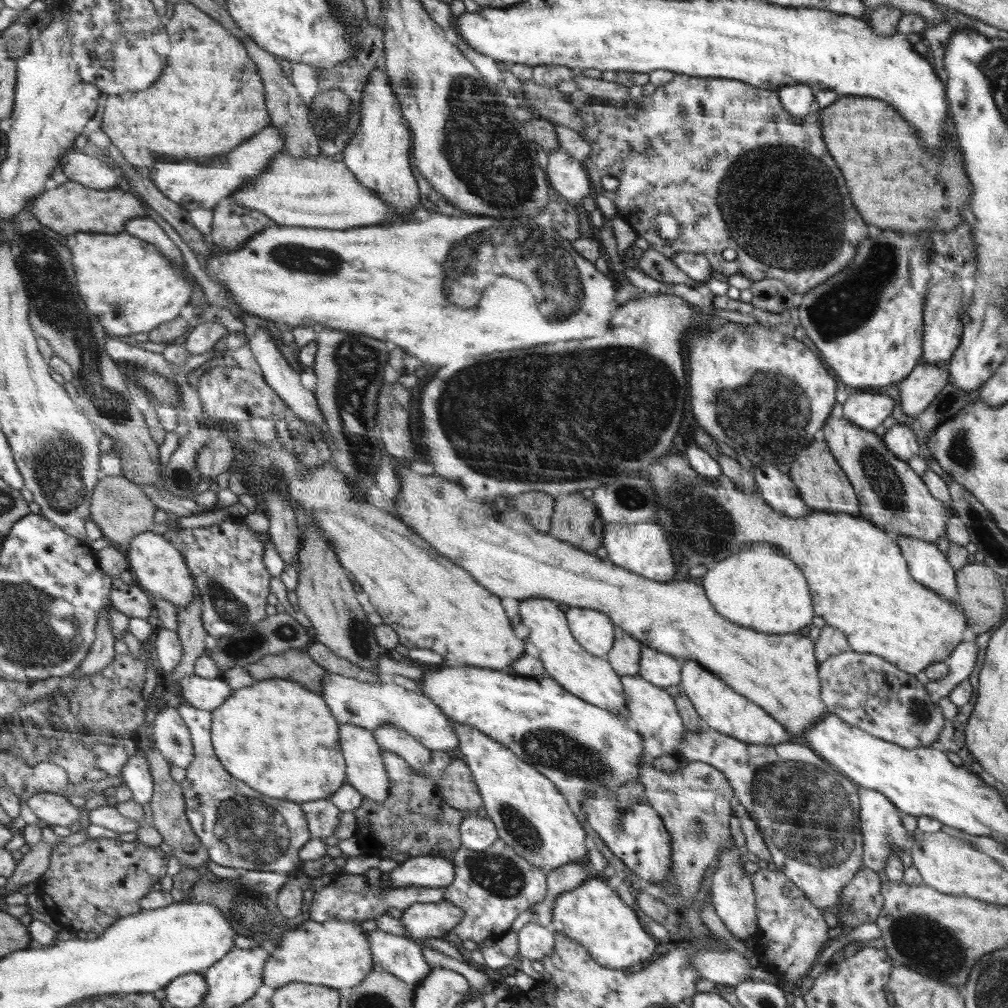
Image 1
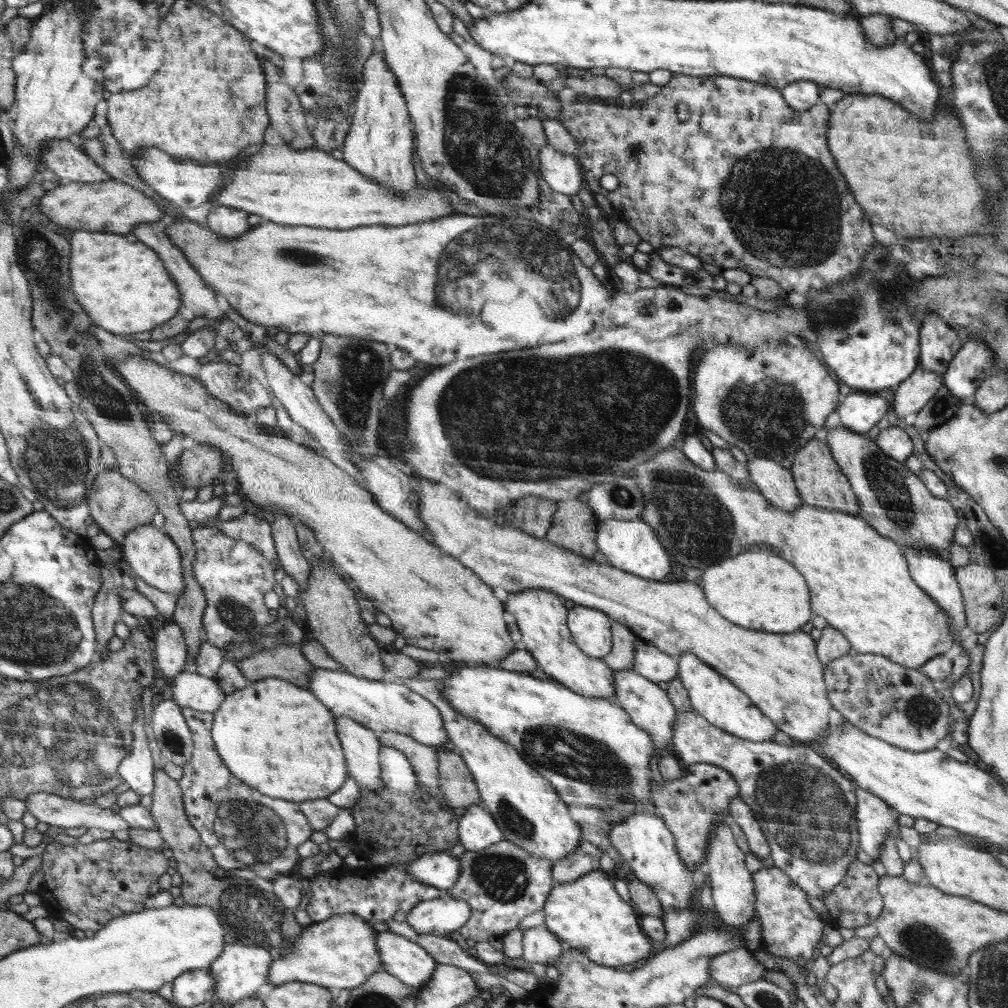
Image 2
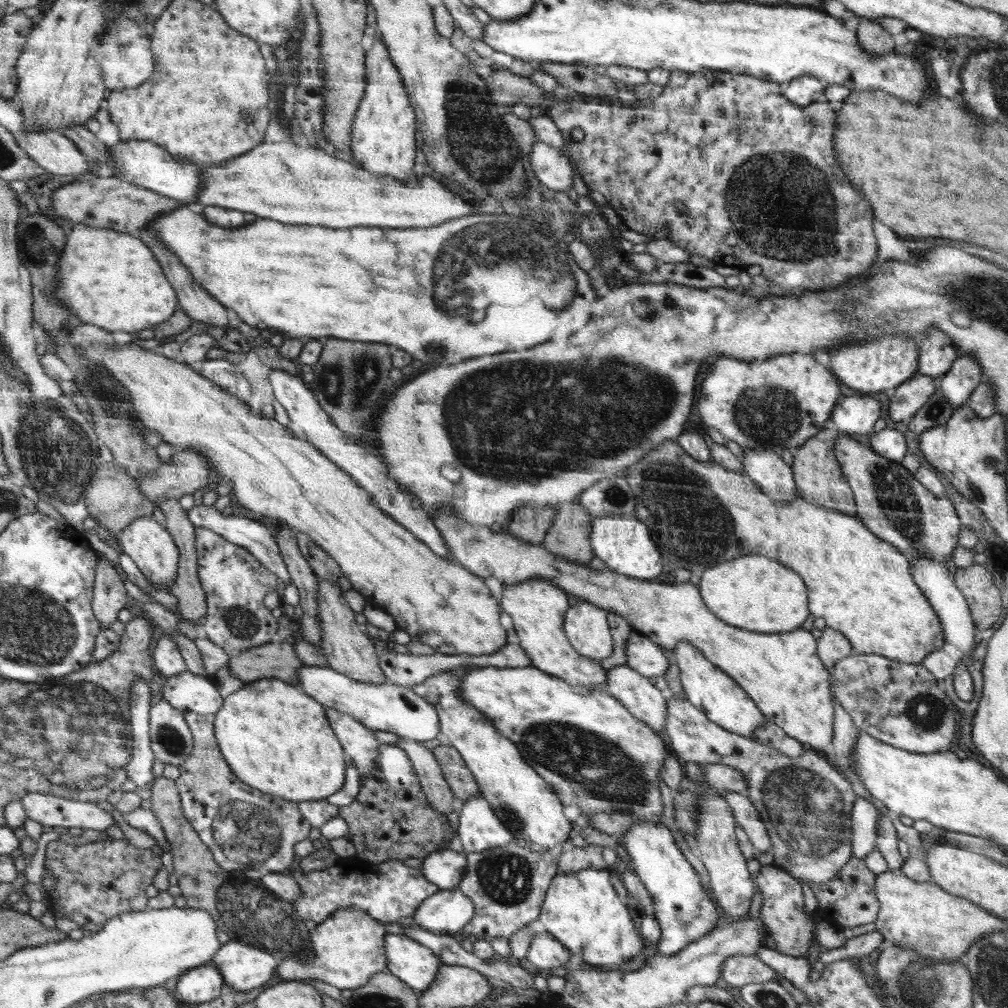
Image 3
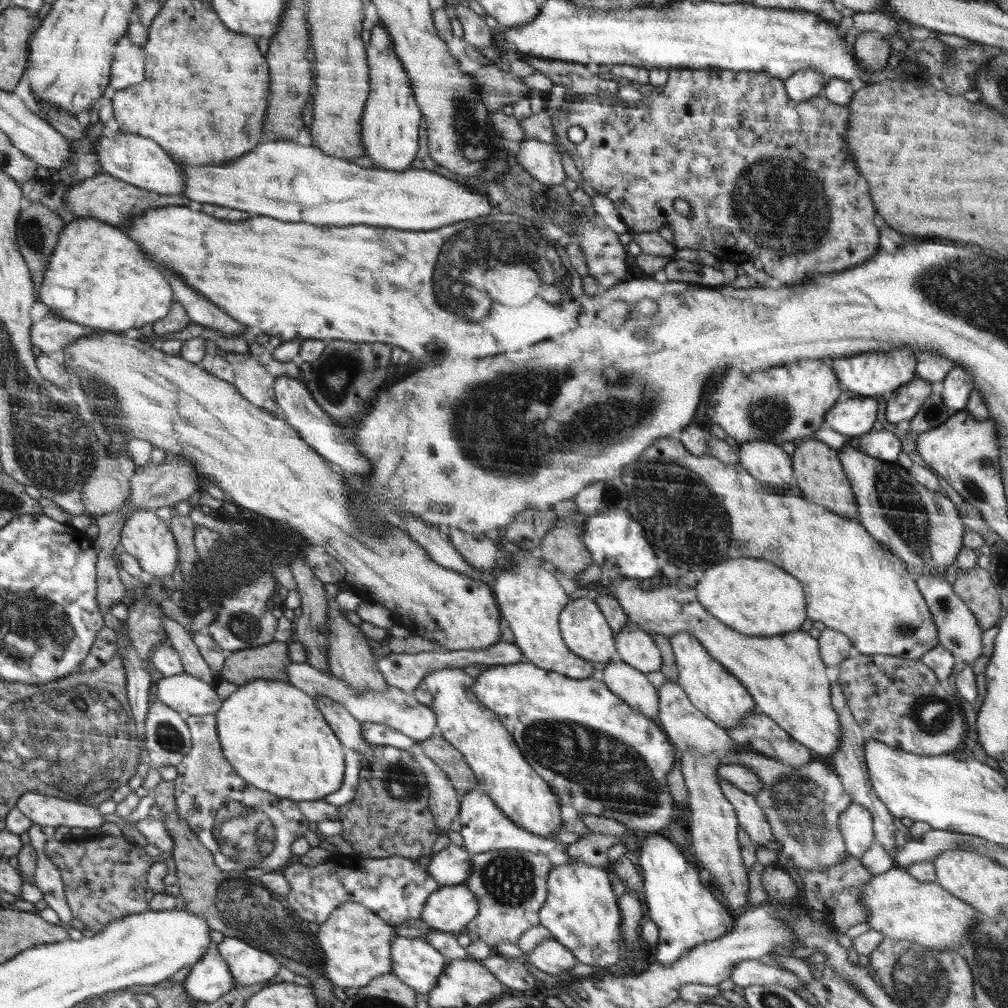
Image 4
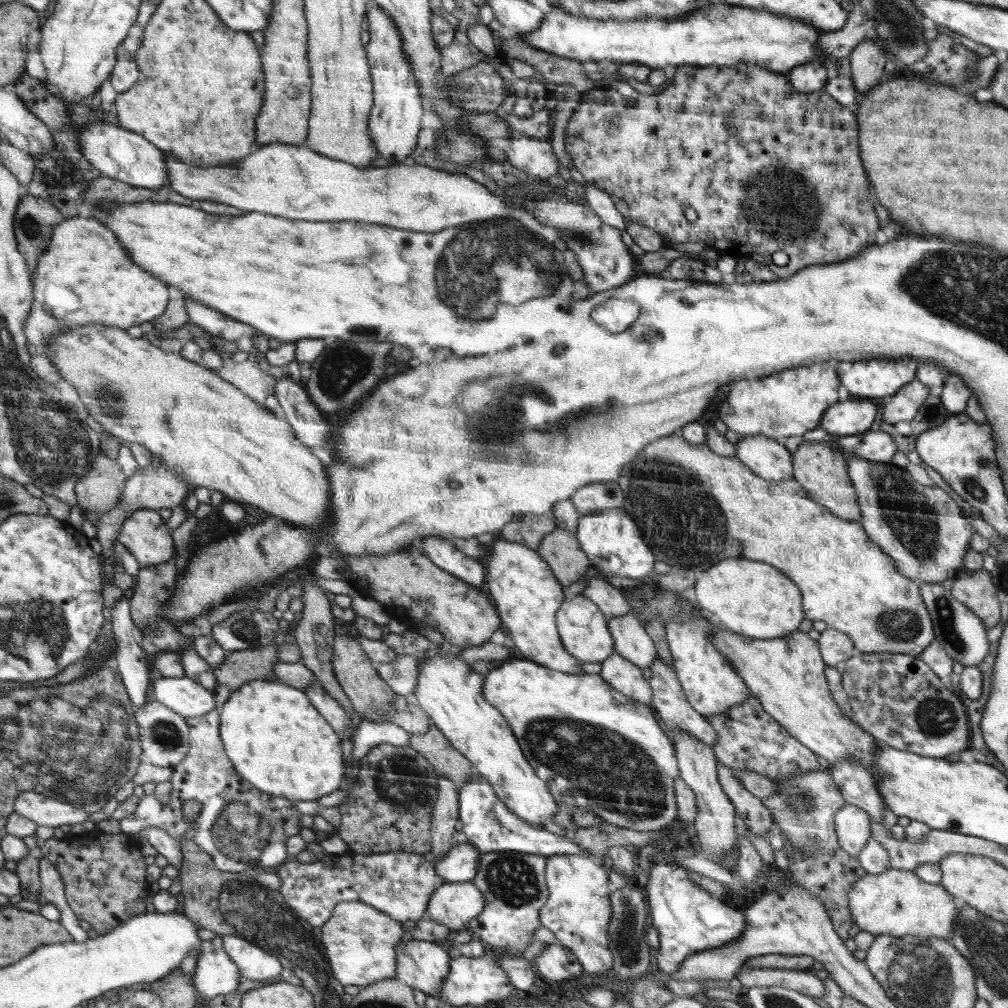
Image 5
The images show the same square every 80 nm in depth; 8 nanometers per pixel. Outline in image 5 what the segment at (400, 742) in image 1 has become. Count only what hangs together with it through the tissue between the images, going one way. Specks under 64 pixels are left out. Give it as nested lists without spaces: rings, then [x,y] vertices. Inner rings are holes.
[[[439,774],[434,804],[434,823],[432,837],[435,847],[432,847],[434,861],[440,861],[454,846],[454,833],[459,828],[459,792],[458,786],[444,775]]]

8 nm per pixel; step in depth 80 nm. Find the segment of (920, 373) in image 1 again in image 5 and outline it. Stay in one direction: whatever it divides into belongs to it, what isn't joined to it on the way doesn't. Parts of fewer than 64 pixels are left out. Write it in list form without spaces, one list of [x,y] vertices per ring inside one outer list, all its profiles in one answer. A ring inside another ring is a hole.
[[[918,380],[896,391],[883,402],[883,418],[892,424],[900,421],[910,421],[915,418],[919,408],[926,402],[930,388]]]

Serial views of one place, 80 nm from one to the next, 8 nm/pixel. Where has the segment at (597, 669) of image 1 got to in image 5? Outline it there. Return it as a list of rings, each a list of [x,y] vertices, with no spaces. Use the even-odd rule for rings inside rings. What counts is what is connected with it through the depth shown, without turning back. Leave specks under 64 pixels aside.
[[[497,537],[494,543],[490,544],[490,556],[484,560],[484,566],[488,592],[499,607],[505,632],[514,641],[522,656],[560,672],[584,674],[581,669],[584,662],[567,651],[559,635],[555,616],[566,602],[564,585],[554,575],[547,561],[527,545]]]

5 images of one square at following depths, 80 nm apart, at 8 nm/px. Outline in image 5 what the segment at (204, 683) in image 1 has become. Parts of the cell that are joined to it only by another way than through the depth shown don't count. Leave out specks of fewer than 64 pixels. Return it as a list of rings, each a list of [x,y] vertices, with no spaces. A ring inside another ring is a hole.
[[[187,676],[160,677],[155,681],[156,700],[180,713],[185,718],[204,716],[218,709],[214,690],[206,690],[198,681]]]

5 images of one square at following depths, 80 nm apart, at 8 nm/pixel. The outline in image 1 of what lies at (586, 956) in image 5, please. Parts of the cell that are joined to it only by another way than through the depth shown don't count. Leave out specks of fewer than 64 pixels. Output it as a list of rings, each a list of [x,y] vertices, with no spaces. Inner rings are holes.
[[[589,877],[572,890],[562,891],[555,896],[552,910],[547,930],[580,942],[590,956],[606,968],[626,969],[626,966],[644,962],[656,948],[656,940],[640,926],[636,912],[614,894],[604,878]]]

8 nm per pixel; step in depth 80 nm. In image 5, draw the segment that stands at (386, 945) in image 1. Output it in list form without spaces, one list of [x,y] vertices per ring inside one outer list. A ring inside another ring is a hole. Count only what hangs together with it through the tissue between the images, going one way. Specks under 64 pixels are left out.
[[[426,940],[401,942],[395,978],[412,988],[436,996],[450,974],[451,957],[442,946]]]

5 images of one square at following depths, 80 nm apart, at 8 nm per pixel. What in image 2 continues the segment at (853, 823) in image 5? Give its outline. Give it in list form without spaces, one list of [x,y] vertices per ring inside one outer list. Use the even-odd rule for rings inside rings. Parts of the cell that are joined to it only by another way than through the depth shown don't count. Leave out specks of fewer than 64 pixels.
[[[863,788],[856,790],[856,796],[856,821],[860,836],[856,859],[871,866],[876,860],[880,860],[883,845],[888,840],[898,839],[899,814],[894,812],[888,802]]]

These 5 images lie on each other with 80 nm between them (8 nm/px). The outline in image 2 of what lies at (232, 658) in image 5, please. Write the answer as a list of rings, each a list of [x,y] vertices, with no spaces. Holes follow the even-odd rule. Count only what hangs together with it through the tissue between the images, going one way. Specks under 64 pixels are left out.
[[[285,644],[254,652],[251,657],[242,659],[236,664],[240,672],[242,672],[249,682],[262,679],[284,679],[305,689],[309,688],[309,674],[316,670],[315,666],[312,666],[312,664],[308,662],[308,659],[301,653],[299,646]]]

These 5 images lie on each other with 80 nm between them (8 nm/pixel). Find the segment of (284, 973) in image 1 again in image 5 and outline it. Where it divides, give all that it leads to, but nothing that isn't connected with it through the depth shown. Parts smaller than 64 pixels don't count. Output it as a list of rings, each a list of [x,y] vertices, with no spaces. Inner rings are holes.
[[[363,902],[339,903],[334,914],[322,926],[321,942],[327,952],[336,980],[344,986],[367,987],[379,980],[392,979],[398,966],[398,945],[404,925],[380,909]]]

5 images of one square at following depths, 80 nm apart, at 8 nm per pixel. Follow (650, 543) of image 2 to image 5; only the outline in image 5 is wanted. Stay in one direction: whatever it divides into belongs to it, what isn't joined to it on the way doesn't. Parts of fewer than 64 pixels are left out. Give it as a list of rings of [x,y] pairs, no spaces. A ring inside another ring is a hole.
[[[623,508],[598,511],[582,517],[575,532],[583,551],[591,559],[591,567],[605,577],[642,578],[652,572],[655,553],[648,548],[638,523]]]

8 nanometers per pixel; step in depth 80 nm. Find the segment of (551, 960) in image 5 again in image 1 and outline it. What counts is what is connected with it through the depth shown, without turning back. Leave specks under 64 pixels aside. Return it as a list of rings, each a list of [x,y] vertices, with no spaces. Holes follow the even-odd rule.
[[[531,922],[517,929],[519,956],[541,961],[554,950],[554,933],[539,924]]]

